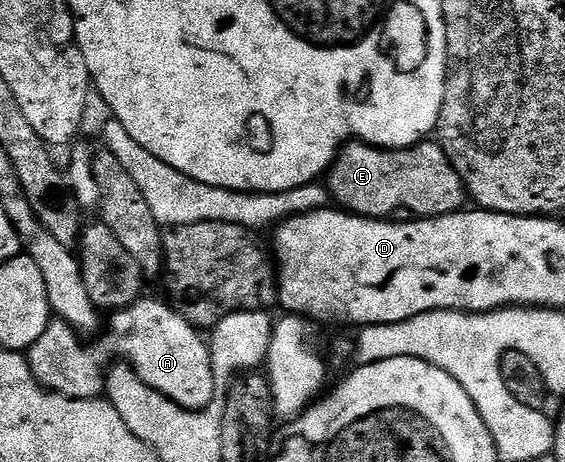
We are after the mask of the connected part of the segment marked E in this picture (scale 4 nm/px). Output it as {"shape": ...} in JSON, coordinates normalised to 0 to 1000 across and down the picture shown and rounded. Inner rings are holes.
{"shape":[[[772,303],[740,307],[715,325],[678,325],[673,316],[653,316],[646,307],[619,305],[596,327],[588,359],[579,370],[582,426],[602,452],[634,463],[639,472],[687,474],[703,468],[708,455],[726,455],[738,472],[775,472],[807,463],[827,437],[823,392],[805,372],[798,346],[791,346],[788,323]]]}

